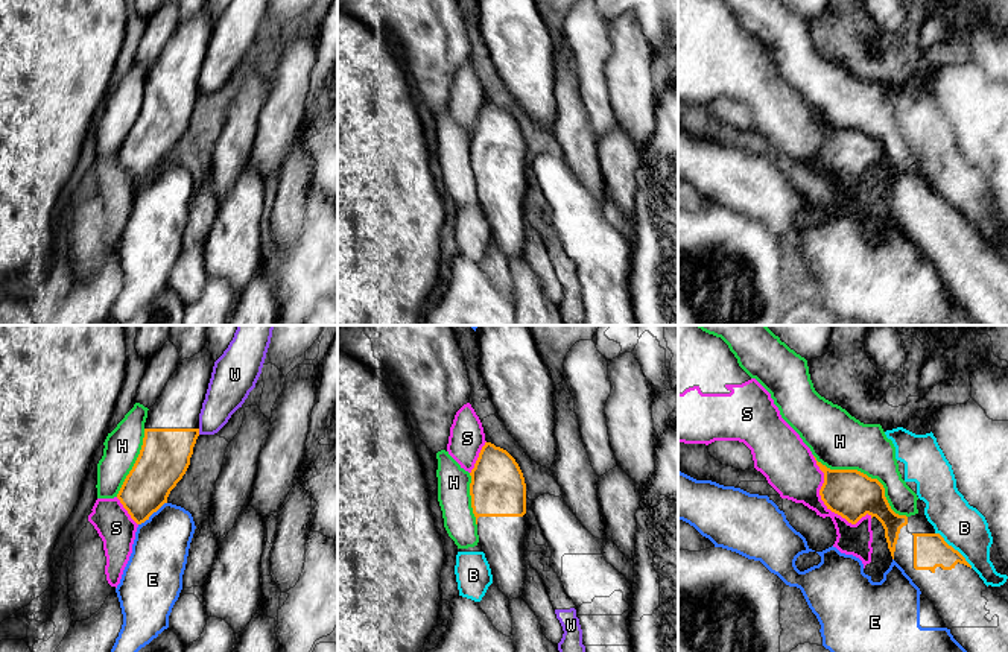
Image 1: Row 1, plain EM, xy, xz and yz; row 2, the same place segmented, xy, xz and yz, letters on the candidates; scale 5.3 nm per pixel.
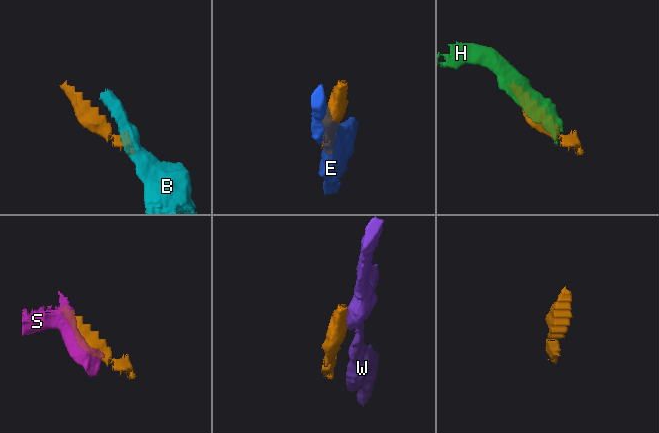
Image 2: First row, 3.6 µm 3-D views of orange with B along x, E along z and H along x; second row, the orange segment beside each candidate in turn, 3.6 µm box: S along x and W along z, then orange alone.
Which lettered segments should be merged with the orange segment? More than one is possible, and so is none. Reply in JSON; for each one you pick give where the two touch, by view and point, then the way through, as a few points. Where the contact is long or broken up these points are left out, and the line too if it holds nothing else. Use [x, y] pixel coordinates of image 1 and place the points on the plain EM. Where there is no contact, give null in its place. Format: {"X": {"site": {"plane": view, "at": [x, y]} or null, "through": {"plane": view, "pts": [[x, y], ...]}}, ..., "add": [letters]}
{"add": []}

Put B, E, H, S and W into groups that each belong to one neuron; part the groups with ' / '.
B / E / H / S / W

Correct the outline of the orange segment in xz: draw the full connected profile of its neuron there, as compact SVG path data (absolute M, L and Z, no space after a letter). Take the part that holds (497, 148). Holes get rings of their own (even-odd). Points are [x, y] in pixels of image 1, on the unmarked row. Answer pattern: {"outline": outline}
{"outline": "M485 102L470 132L471 167L493 243L509 258L521 258L526 220L526 143L515 119Z"}

